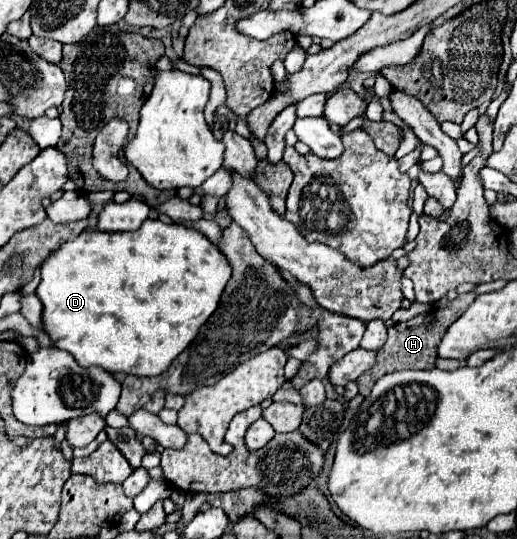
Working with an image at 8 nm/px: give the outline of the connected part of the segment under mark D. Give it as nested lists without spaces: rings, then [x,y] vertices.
[[[146,219],[140,225],[140,229],[136,229],[136,231],[116,231],[116,233],[84,231],[74,241],[64,243],[58,251],[54,251],[42,263],[42,281],[36,289],[36,293],[44,305],[44,313],[42,313],[44,331],[54,341],[54,347],[72,353],[74,359],[82,367],[100,367],[108,373],[126,373],[126,375],[148,377],[148,375],[164,373],[164,369],[168,369],[168,365],[194,341],[194,337],[200,331],[200,327],[204,325],[204,321],[208,321],[208,317],[216,311],[220,295],[222,295],[226,283],[230,281],[230,275],[232,275],[232,269],[228,265],[228,259],[224,257],[224,253],[220,253],[220,249],[214,243],[208,241],[206,235],[202,235],[200,231],[196,231],[192,227],[184,227],[180,223],[162,223],[160,219]]]

